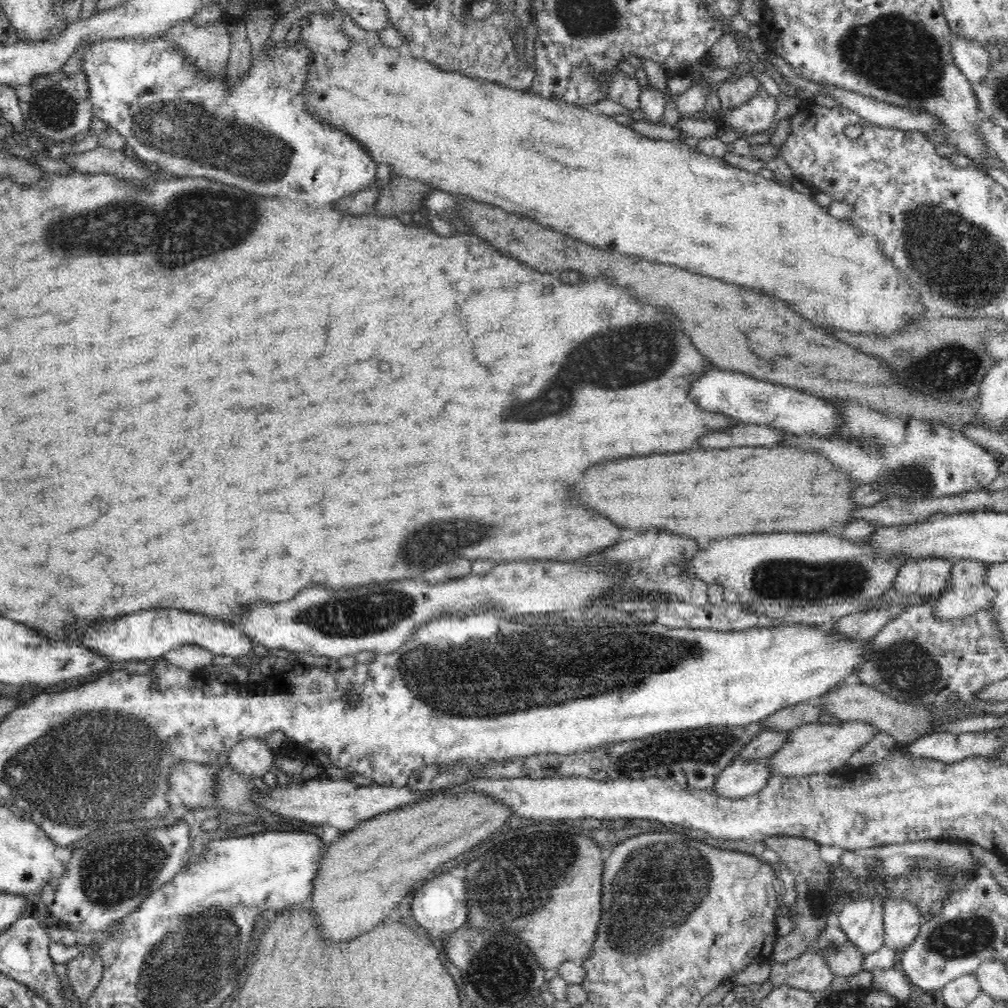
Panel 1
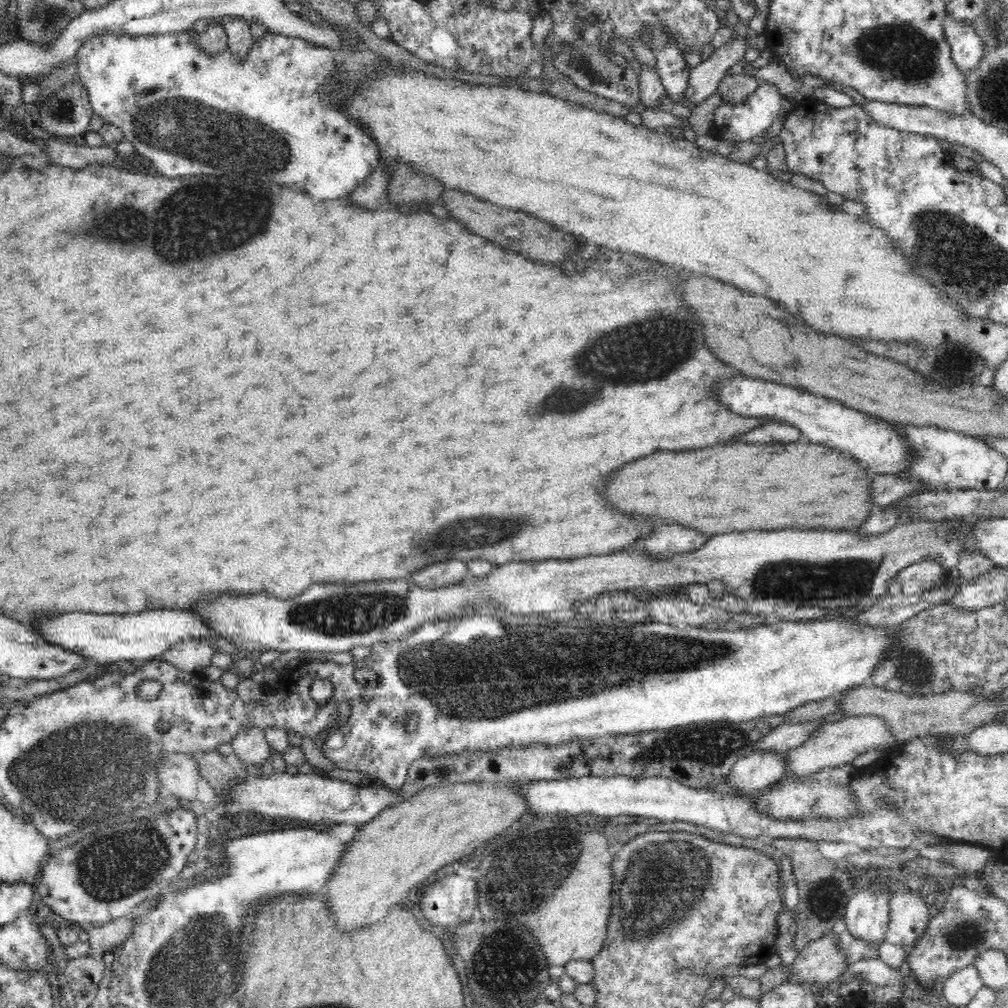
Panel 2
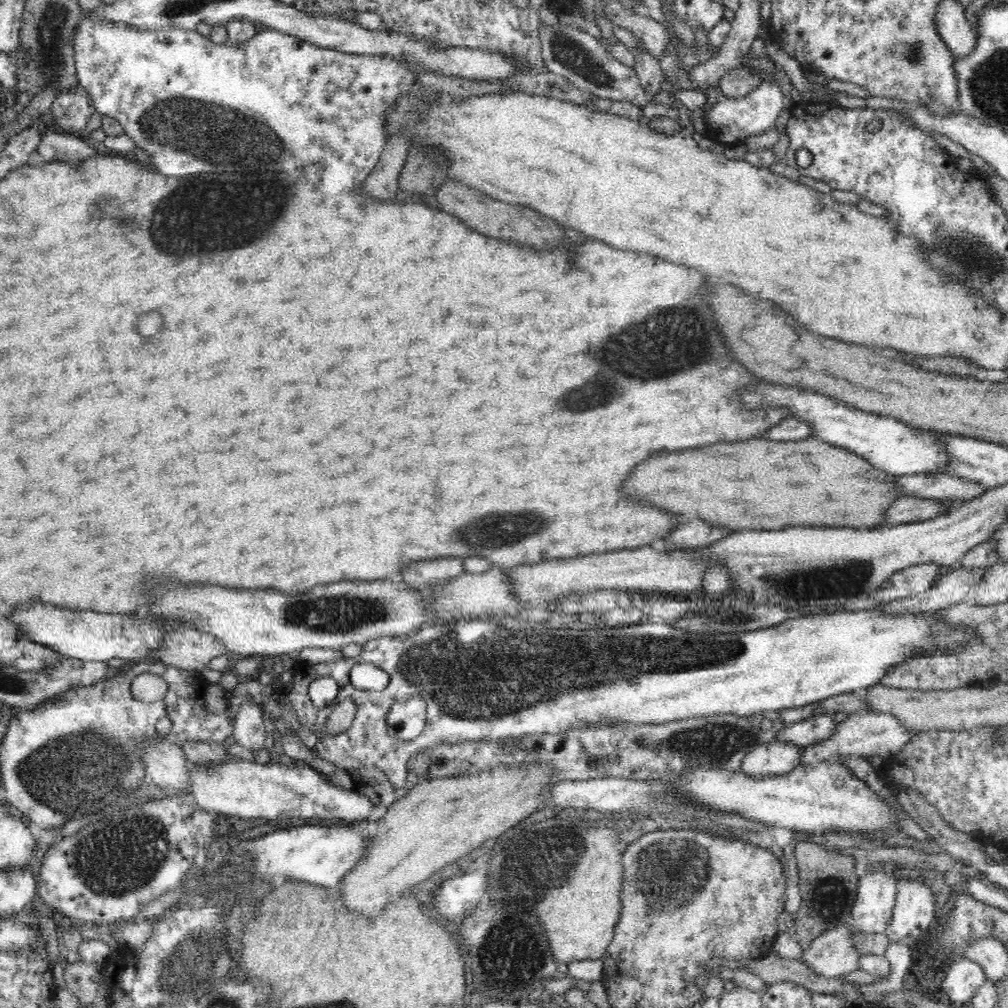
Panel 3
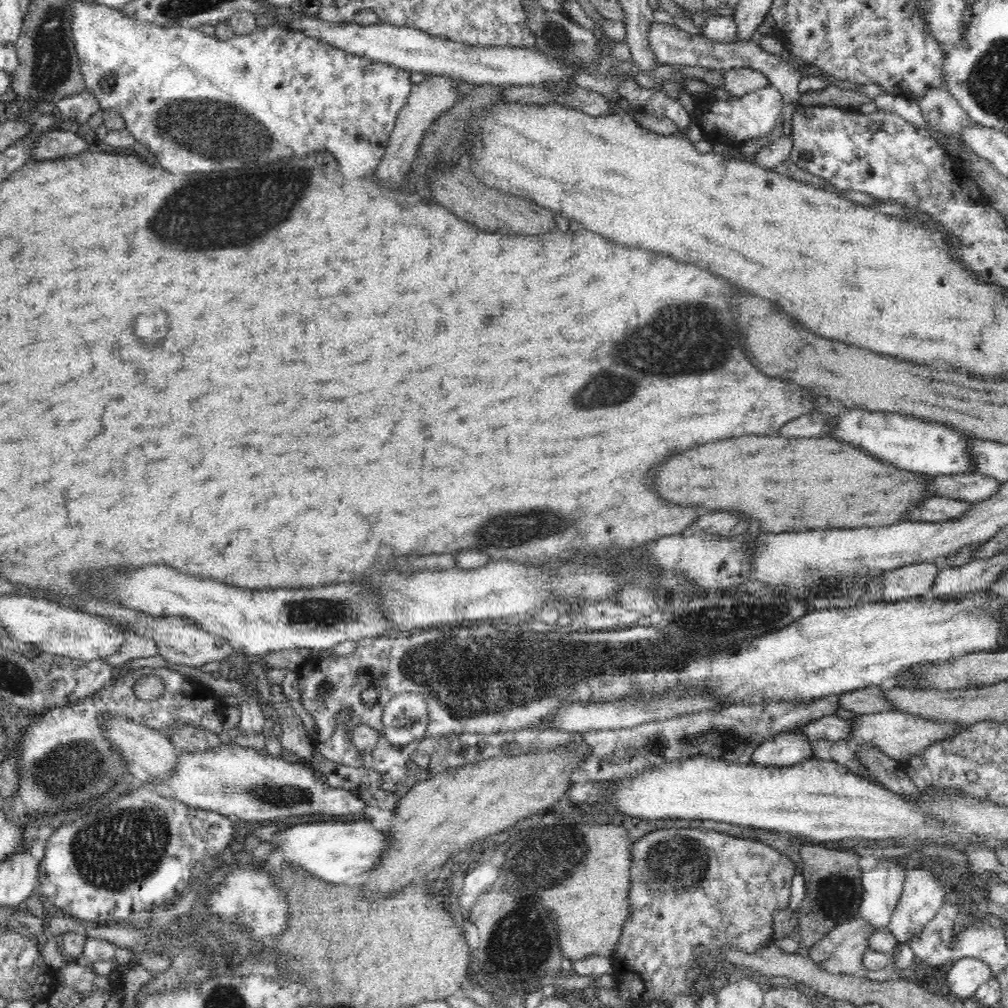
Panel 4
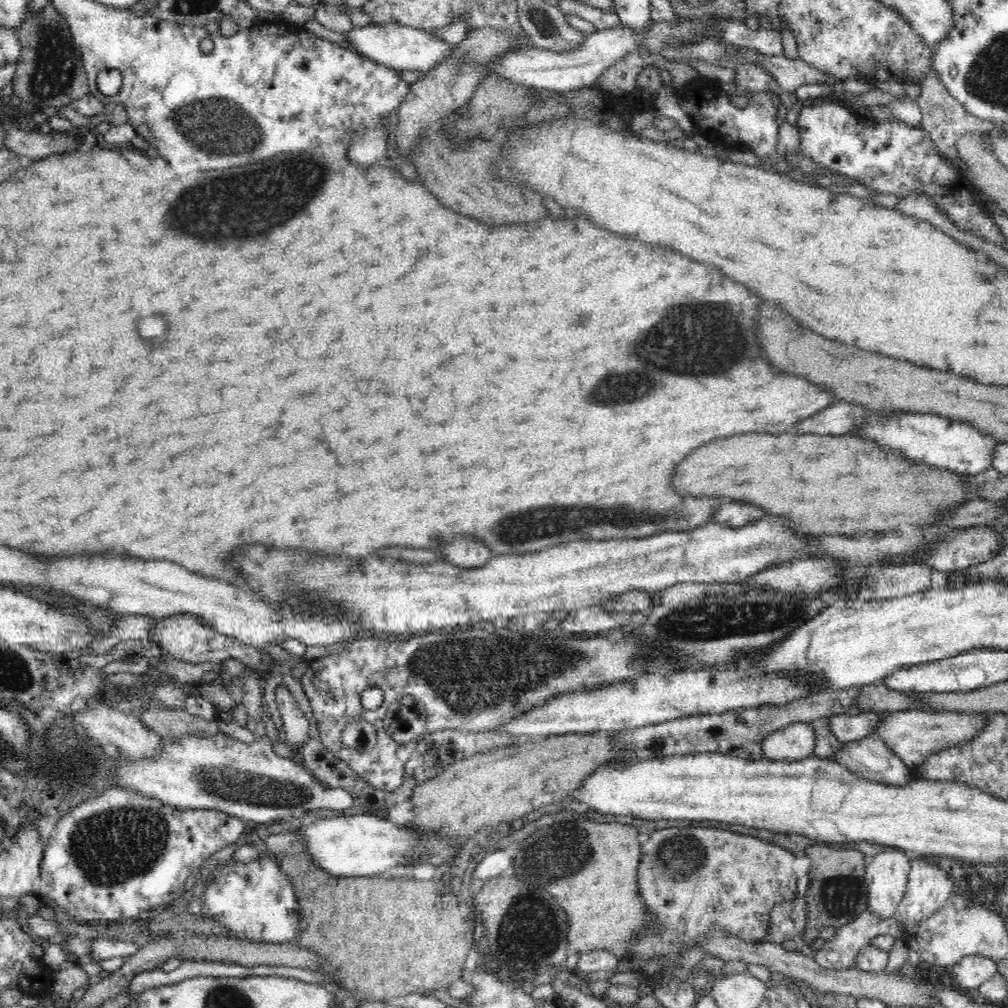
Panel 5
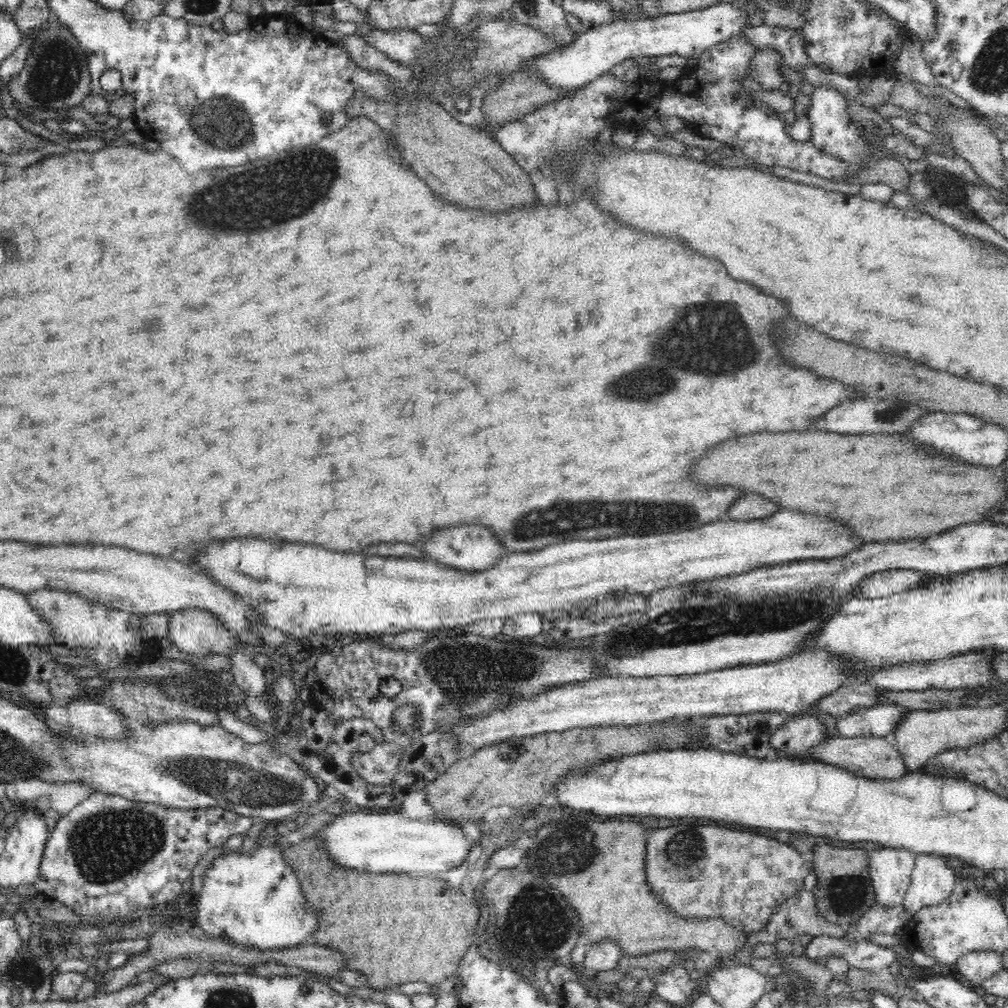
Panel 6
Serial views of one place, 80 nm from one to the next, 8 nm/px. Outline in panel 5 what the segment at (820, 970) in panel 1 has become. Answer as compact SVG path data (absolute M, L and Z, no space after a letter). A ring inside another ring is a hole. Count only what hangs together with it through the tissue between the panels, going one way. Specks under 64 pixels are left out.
M864 911L852 922L840 926L832 940L825 940L824 946L812 956L825 969L856 969L859 952L870 945L878 934L889 934L902 938L904 929L896 923L894 917L878 919L870 911Z

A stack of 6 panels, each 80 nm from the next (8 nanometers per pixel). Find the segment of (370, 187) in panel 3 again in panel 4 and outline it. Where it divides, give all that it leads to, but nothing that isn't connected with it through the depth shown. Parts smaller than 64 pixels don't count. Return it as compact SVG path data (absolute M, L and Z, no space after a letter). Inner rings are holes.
M432 75L428 82L413 87L407 103L398 114L395 127L390 134L388 144L386 144L384 156L373 173L378 184L382 184L384 188L390 188L390 190L404 184L405 176L408 175L412 160L416 156L418 144L424 138L424 132L432 126L432 122L436 121L446 110L449 110L460 100L454 87L452 87L452 82L453 80L450 78Z

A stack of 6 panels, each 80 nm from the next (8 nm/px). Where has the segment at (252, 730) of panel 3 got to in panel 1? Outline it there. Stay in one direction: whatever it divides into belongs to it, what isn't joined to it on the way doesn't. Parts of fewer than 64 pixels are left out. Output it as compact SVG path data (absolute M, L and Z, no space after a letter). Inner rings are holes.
M245 738L229 752L227 764L234 773L248 778L262 778L274 769L275 756L270 747L258 739Z

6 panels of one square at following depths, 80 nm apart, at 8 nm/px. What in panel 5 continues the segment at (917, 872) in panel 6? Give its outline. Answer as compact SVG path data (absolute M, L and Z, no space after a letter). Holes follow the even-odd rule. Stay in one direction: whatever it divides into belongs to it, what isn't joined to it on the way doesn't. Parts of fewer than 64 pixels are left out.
M913 856L906 892L892 917L906 932L908 927L917 925L934 911L940 910L952 896L954 888L948 871Z

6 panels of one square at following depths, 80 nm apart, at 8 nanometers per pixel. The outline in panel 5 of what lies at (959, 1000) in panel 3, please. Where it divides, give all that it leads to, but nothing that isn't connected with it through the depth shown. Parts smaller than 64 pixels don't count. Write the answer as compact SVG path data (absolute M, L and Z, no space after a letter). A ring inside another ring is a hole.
M980 955L964 956L950 968L953 986L962 993L989 981L998 970L996 962Z

